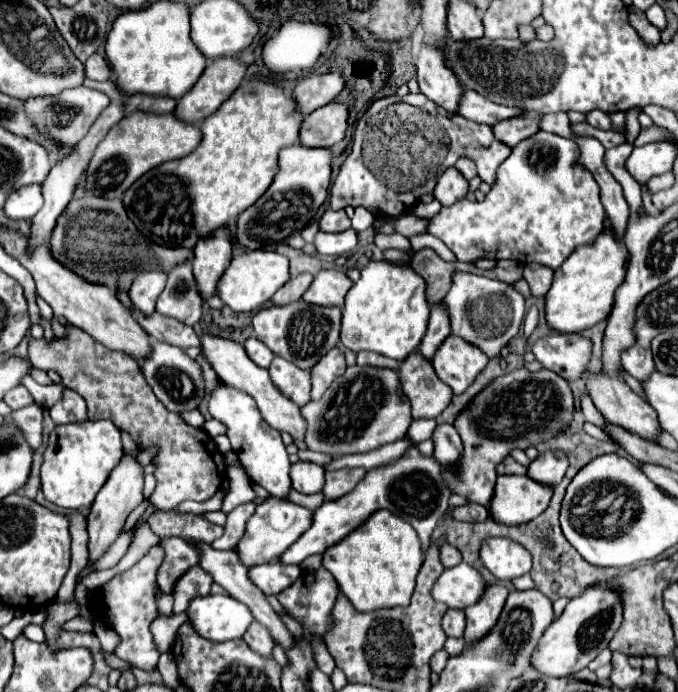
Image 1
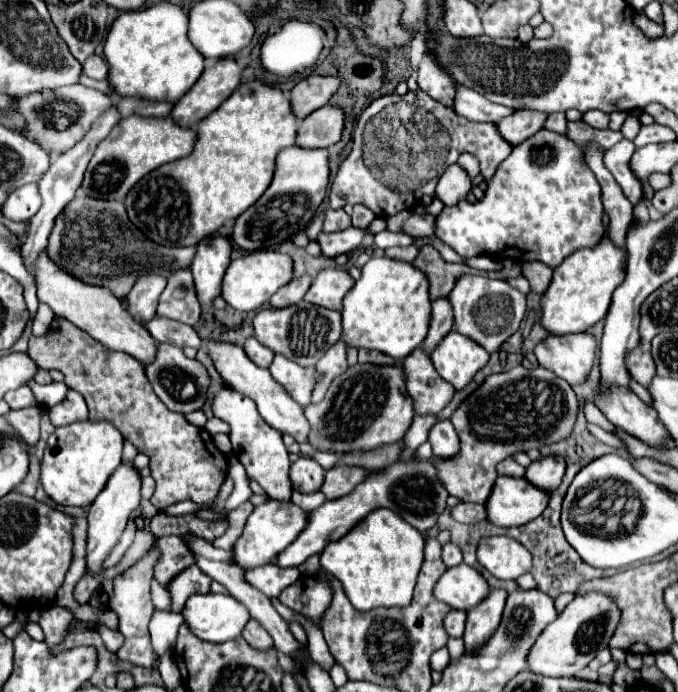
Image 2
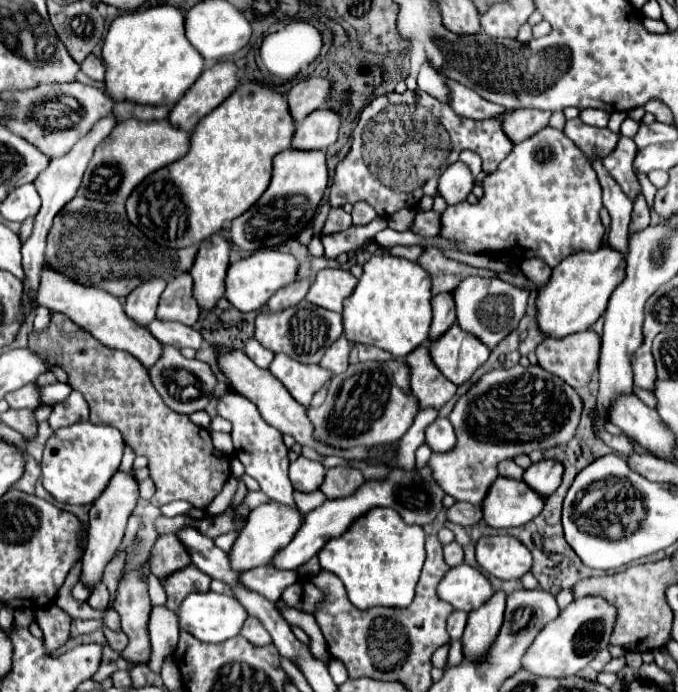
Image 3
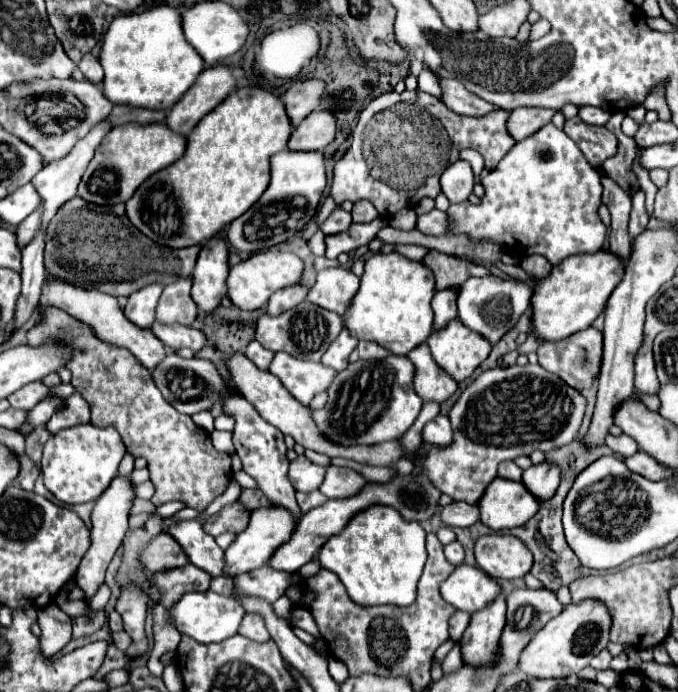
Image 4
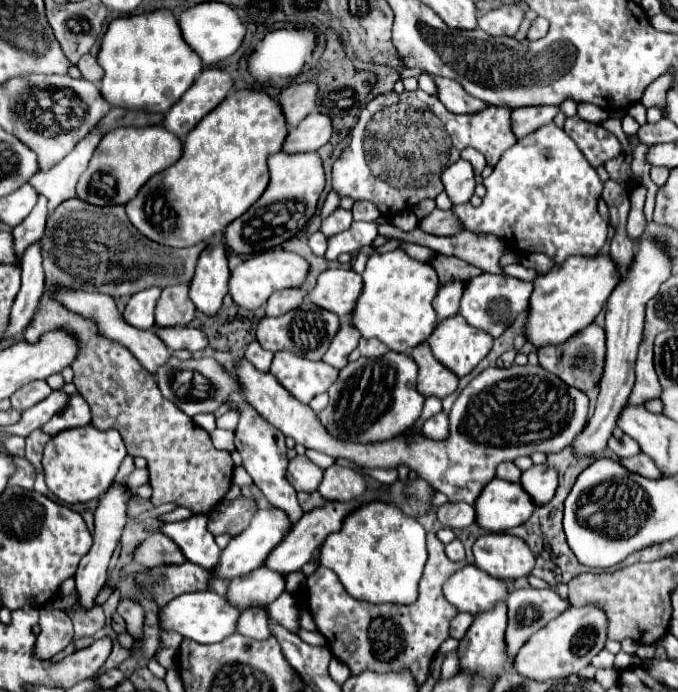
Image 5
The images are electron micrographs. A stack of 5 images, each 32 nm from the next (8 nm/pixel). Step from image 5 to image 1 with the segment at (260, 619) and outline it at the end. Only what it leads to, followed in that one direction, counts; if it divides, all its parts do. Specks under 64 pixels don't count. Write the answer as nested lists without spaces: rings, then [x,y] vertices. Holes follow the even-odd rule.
[[[254,620],[254,622],[250,624],[250,628],[246,630],[244,640],[246,640],[246,644],[248,644],[254,652],[258,652],[258,654],[264,654],[264,656],[270,656],[270,654],[272,654],[274,640],[272,640],[270,632],[268,632],[262,624],[258,624],[256,620]]]

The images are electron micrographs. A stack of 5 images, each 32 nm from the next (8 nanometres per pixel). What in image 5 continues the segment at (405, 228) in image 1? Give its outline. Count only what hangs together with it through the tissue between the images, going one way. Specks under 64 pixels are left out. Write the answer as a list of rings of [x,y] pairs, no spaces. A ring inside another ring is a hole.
[[[434,208],[434,212],[428,214],[426,218],[422,218],[418,226],[424,232],[436,234],[436,236],[454,236],[464,230],[464,226],[460,224],[460,218],[454,214],[454,210],[440,210],[440,208]]]

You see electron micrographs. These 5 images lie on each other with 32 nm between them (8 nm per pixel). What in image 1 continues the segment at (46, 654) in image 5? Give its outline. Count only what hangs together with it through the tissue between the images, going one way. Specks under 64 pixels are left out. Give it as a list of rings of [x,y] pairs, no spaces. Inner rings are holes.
[[[52,602],[50,606],[46,606],[46,620],[42,622],[44,634],[46,634],[46,642],[54,642],[60,634],[62,634],[62,626],[72,620],[74,616],[78,616],[78,602]]]

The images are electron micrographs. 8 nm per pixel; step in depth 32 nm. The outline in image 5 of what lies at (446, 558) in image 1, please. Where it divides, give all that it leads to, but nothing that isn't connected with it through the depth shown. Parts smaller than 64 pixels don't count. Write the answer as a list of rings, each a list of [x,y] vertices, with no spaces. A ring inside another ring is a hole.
[[[458,538],[452,540],[452,542],[446,546],[446,556],[448,556],[450,560],[454,560],[454,562],[464,560],[464,546],[462,546],[462,542],[460,542]]]

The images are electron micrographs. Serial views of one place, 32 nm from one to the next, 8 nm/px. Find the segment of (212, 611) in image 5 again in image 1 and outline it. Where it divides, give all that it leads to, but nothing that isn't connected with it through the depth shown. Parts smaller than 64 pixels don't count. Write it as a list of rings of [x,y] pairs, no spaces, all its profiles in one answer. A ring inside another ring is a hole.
[[[208,594],[190,600],[186,610],[196,634],[212,642],[242,638],[248,624],[254,620],[248,606],[228,594]]]

